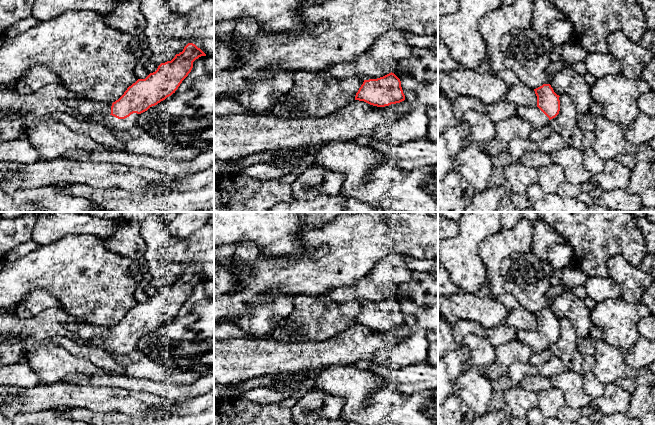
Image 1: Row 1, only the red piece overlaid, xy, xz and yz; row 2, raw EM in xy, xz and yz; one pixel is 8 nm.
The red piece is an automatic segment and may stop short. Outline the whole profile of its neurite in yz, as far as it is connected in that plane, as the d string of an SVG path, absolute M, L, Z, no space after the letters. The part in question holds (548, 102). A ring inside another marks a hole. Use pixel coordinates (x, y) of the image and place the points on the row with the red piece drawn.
M543 84L534 89L537 96L537 106L518 106L517 116L529 122L533 129L547 126L560 111L560 100L550 84Z

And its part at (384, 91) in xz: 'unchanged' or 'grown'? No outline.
unchanged

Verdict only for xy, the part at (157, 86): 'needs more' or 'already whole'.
needs more

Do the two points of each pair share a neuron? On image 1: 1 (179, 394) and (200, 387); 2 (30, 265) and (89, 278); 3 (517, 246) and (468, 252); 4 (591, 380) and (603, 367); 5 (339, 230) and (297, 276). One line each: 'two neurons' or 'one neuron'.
1: one neuron
2: one neuron
3: two neurons
4: two neurons
5: one neuron

